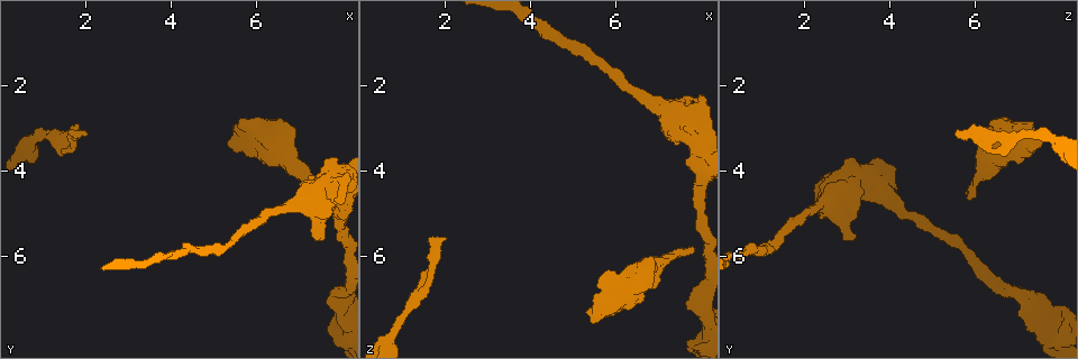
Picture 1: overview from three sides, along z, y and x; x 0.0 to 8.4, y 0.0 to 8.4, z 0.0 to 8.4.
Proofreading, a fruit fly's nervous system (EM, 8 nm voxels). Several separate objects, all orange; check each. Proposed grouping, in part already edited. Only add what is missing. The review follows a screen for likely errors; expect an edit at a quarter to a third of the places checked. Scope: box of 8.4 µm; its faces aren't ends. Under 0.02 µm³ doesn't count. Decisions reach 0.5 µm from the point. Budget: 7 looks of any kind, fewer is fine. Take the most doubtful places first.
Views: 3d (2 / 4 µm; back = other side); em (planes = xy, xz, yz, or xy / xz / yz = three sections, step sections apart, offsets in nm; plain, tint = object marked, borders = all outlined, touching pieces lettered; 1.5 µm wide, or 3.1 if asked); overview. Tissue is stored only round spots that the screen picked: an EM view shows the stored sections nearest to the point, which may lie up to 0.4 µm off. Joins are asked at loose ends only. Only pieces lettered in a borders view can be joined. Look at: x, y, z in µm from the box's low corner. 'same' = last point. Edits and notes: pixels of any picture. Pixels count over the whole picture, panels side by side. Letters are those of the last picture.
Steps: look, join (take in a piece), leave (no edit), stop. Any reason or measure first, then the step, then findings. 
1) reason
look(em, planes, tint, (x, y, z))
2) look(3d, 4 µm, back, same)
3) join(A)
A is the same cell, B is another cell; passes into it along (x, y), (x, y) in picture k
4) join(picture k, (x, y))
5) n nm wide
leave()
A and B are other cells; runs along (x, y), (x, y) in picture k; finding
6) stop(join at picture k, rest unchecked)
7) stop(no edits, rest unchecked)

free end
look(em, yz, step 8, borders, (2.00, 3.15, 5.60))

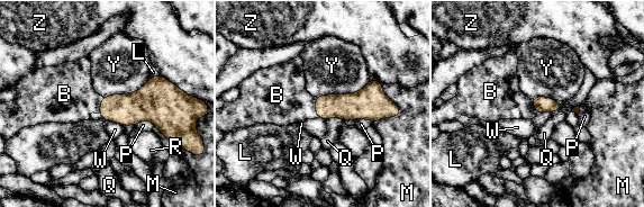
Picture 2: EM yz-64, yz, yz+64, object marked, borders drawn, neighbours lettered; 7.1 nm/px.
join(B)
B is the same cell, L, M, P, Q, R, W, Y and Z are other cells; passes into it along (351, 106), (316, 107), (282, 99) in picture 2; the neuron continues

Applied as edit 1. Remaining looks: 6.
free end
look(em, planes, plain, (7.85, 4.60, 5.80))

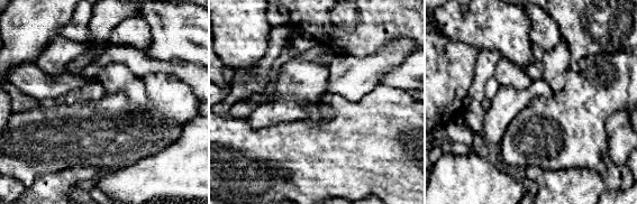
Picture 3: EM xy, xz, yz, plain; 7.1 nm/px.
look(em, planes, tint, same)

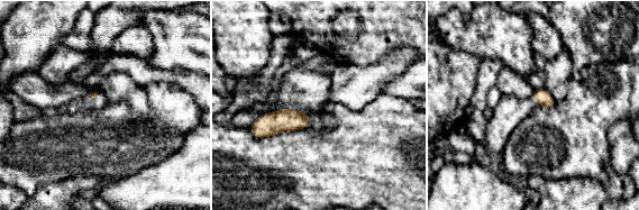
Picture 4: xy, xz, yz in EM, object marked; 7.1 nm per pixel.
what lies round it
look(em, planes, borders, same)

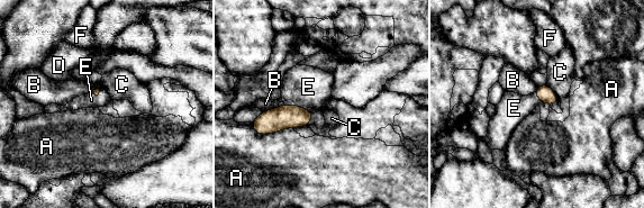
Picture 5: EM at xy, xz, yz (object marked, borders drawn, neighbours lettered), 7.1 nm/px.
A touches over 300 nm
join(E)
E is the same cell, A, B, C, D and F are other cells; the neuron continues

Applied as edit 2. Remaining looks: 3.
look(overview)

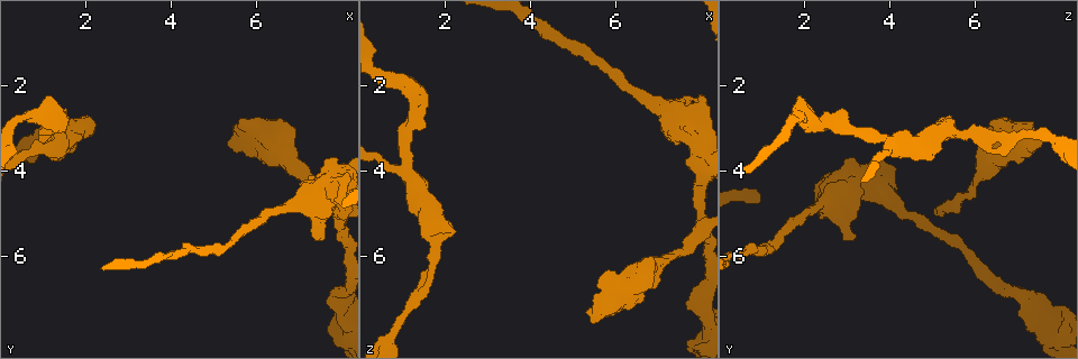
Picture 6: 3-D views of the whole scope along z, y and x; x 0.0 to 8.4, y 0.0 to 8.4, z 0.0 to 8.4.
stops while still wide
look(em, planes, borders, (7.55, 3.75, 3.00))

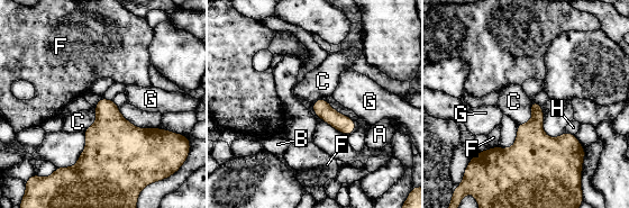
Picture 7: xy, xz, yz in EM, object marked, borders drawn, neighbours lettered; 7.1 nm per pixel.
leave()
A, B, C, F, G and H are other cells; border along (531, 101), (531, 118), (518, 125) in picture 7; no lettered piece goes on from it

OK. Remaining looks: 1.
stop(join at picture 2, join at picture 5, rest unchecked)

